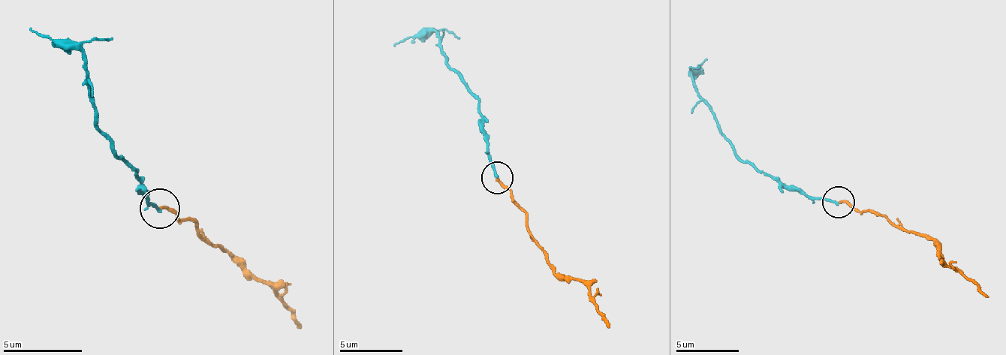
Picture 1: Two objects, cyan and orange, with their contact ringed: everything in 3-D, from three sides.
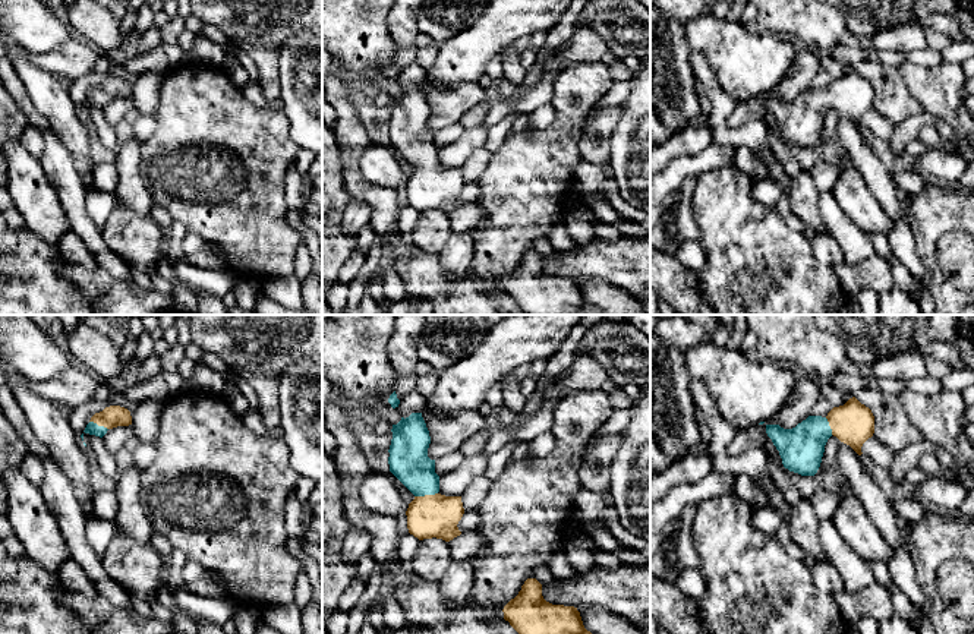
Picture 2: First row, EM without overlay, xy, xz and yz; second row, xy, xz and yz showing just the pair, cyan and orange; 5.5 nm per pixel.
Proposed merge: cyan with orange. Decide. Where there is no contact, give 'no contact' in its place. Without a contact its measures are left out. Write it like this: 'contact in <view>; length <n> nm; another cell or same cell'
contact in xz; length 130 nm; same cell

